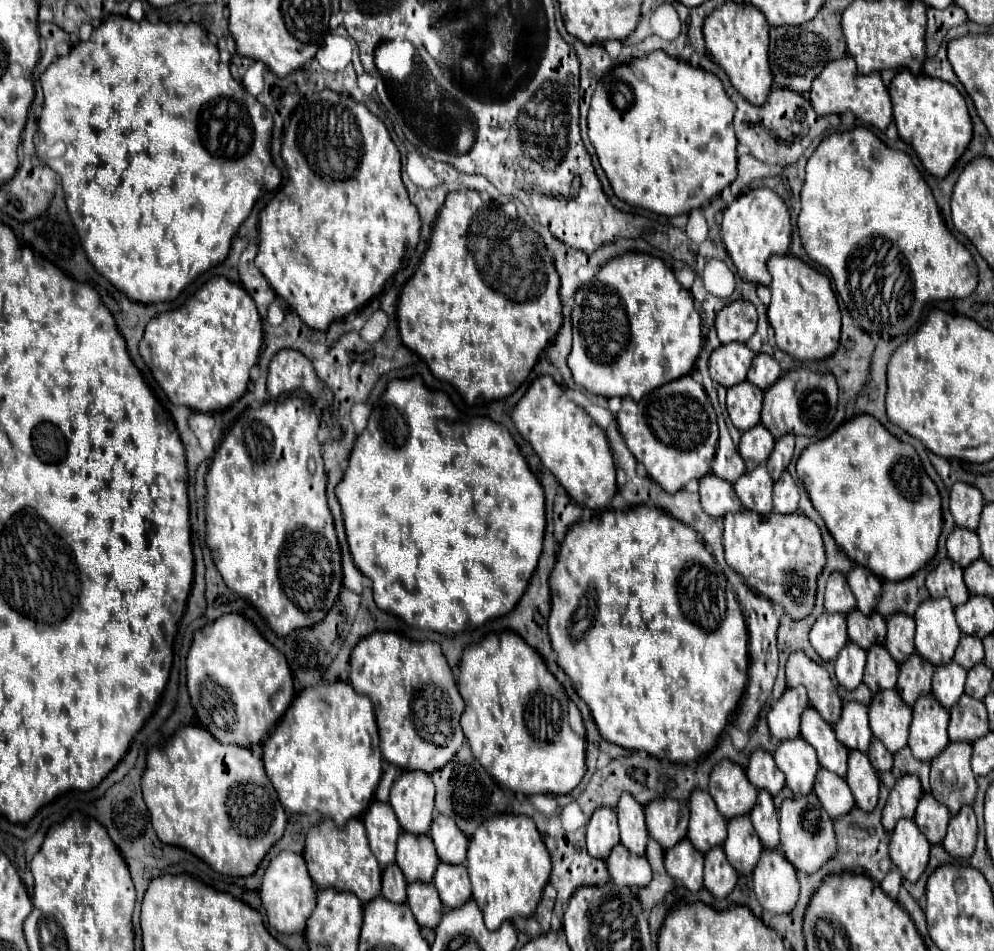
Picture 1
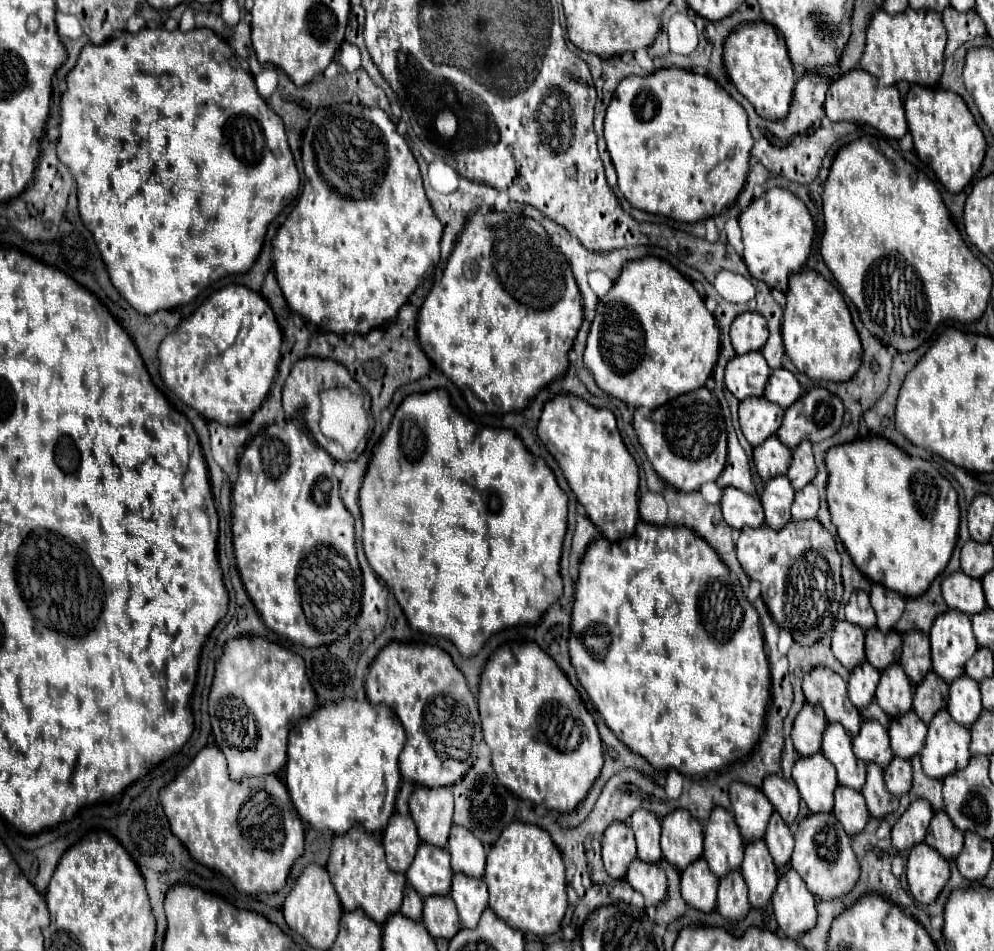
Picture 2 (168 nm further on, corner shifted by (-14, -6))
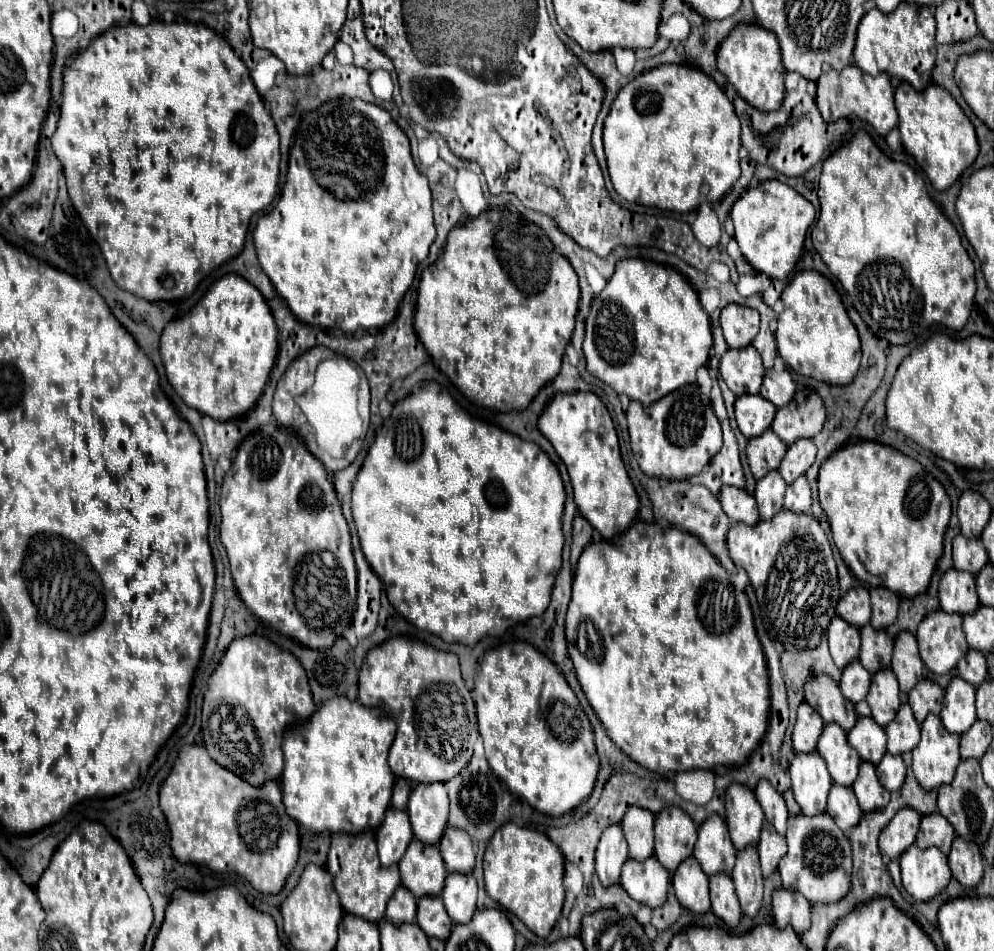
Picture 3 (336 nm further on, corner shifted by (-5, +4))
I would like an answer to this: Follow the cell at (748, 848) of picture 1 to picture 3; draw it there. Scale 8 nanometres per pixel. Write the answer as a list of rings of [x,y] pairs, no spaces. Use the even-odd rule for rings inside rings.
[[[748,845],[736,853],[732,879],[744,915],[754,917],[762,905],[762,869],[758,861],[758,849],[754,845]]]

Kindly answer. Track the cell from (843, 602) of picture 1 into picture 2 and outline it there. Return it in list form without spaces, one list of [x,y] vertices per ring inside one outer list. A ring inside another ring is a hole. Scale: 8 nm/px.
[[[857,591],[855,595],[851,595],[851,599],[845,607],[845,617],[849,623],[855,623],[865,631],[875,627],[875,623],[877,623],[875,611],[873,611],[869,595],[865,591]]]

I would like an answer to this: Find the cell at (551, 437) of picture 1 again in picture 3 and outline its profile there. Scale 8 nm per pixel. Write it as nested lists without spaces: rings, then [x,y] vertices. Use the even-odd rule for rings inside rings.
[[[556,393],[544,407],[538,429],[566,465],[580,513],[604,539],[614,539],[636,519],[638,495],[624,467],[612,417],[600,397],[594,393]]]

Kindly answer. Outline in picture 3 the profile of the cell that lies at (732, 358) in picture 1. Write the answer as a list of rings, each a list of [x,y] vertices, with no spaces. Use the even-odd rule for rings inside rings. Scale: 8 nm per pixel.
[[[746,345],[742,349],[728,349],[720,359],[720,375],[728,389],[738,395],[756,395],[762,385],[764,365],[760,353]]]

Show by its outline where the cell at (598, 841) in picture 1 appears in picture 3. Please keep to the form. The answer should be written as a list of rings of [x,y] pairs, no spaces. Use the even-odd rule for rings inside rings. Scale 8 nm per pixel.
[[[610,825],[596,849],[596,875],[602,885],[614,885],[620,881],[620,869],[628,859],[628,845],[620,825]]]

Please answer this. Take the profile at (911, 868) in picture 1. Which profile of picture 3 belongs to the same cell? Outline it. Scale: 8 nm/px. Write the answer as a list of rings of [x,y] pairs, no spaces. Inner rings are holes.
[[[912,845],[902,853],[900,869],[902,885],[916,901],[932,899],[948,885],[952,877],[950,867],[946,865],[946,857],[934,847],[920,849]]]

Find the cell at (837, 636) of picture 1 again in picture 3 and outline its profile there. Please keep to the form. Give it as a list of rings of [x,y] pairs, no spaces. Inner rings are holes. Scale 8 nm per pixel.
[[[836,615],[826,629],[826,639],[830,645],[832,659],[838,667],[846,667],[850,661],[858,659],[860,649],[860,631],[858,627],[850,625],[848,621],[842,621],[840,615]]]

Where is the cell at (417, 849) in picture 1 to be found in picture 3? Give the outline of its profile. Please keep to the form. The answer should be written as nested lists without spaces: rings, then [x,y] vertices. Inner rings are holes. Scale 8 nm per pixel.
[[[412,839],[398,867],[402,885],[406,885],[406,889],[410,889],[414,897],[442,893],[448,871],[436,845],[426,845],[418,839]]]

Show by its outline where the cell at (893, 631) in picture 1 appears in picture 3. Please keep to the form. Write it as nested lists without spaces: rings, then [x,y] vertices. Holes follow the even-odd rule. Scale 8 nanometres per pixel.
[[[902,631],[896,635],[894,643],[894,655],[892,655],[892,671],[898,677],[900,689],[908,693],[924,673],[924,663],[918,653],[918,643],[916,637],[908,631]]]

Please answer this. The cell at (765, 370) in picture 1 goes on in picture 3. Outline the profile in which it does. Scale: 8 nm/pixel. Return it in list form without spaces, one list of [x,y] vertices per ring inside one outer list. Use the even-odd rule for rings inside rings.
[[[768,369],[760,387],[760,395],[768,401],[772,401],[776,407],[786,405],[786,401],[790,401],[790,397],[796,391],[796,383],[792,381],[792,375],[788,369],[776,371],[776,369]]]

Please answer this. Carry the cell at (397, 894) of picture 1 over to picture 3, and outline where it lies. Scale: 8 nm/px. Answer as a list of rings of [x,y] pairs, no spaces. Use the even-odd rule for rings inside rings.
[[[400,885],[394,891],[394,895],[390,897],[388,907],[386,907],[386,919],[394,925],[414,923],[414,919],[416,919],[416,897],[406,887]]]

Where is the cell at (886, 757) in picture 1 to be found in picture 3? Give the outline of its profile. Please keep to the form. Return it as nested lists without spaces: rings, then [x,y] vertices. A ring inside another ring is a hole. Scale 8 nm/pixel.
[[[884,755],[882,761],[878,763],[876,767],[876,773],[878,773],[878,779],[880,783],[888,789],[888,791],[894,791],[894,789],[900,789],[904,785],[904,779],[906,779],[906,763],[900,755]]]

